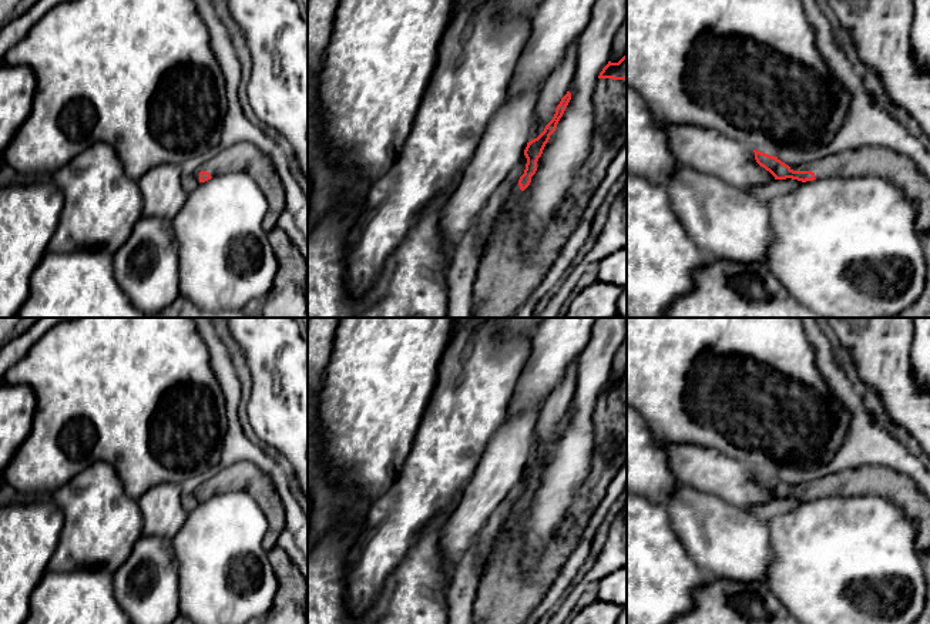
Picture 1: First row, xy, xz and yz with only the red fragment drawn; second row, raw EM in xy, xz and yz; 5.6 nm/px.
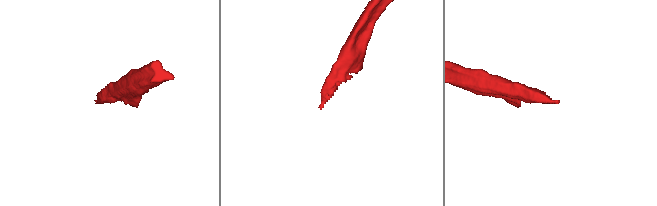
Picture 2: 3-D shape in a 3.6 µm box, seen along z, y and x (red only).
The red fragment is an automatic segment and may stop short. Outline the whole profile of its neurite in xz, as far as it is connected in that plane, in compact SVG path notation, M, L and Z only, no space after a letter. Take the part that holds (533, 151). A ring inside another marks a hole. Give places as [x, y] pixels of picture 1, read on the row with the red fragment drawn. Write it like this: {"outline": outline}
{"outline": "M627 54L602 68L592 93L594 131L587 161L573 178L564 202L531 252L523 251L523 202L550 135L563 117L571 93L561 98L553 120L524 150L524 174L498 212L496 227L479 259L470 318L510 318L543 281L560 249L575 229L594 191L627 142Z"}

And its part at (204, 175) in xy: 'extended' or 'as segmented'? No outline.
extended

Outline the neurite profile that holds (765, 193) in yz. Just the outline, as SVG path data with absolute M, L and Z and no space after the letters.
M786 178L786 180L773 180L762 185L753 185L746 191L755 195L758 199L768 202L778 195L788 194L799 188L802 181Z

